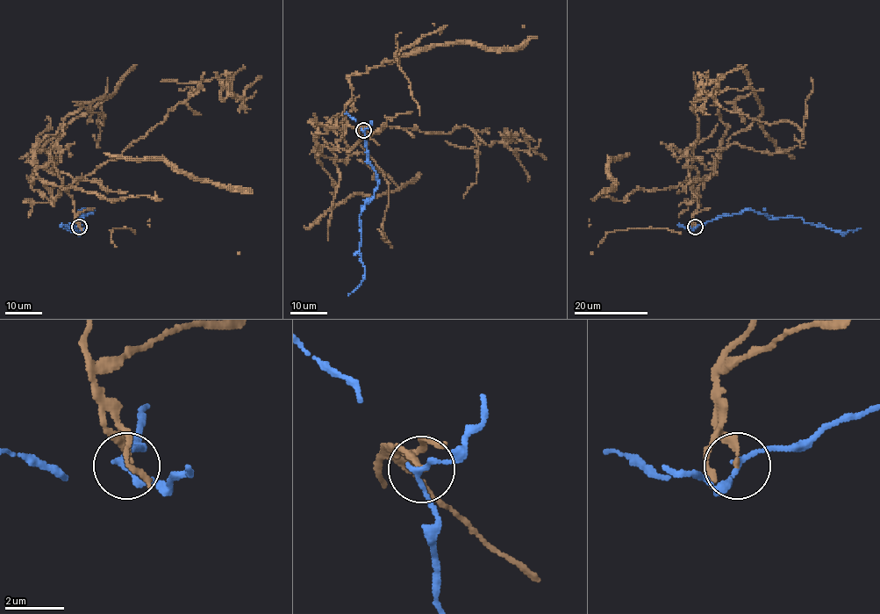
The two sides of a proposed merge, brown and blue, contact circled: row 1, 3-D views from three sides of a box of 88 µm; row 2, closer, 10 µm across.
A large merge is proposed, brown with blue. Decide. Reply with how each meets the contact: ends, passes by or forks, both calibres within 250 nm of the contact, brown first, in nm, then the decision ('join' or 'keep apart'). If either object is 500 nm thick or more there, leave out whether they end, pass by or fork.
brown ends; blue passes by; calibres 160 and 180 nm; keep apart

